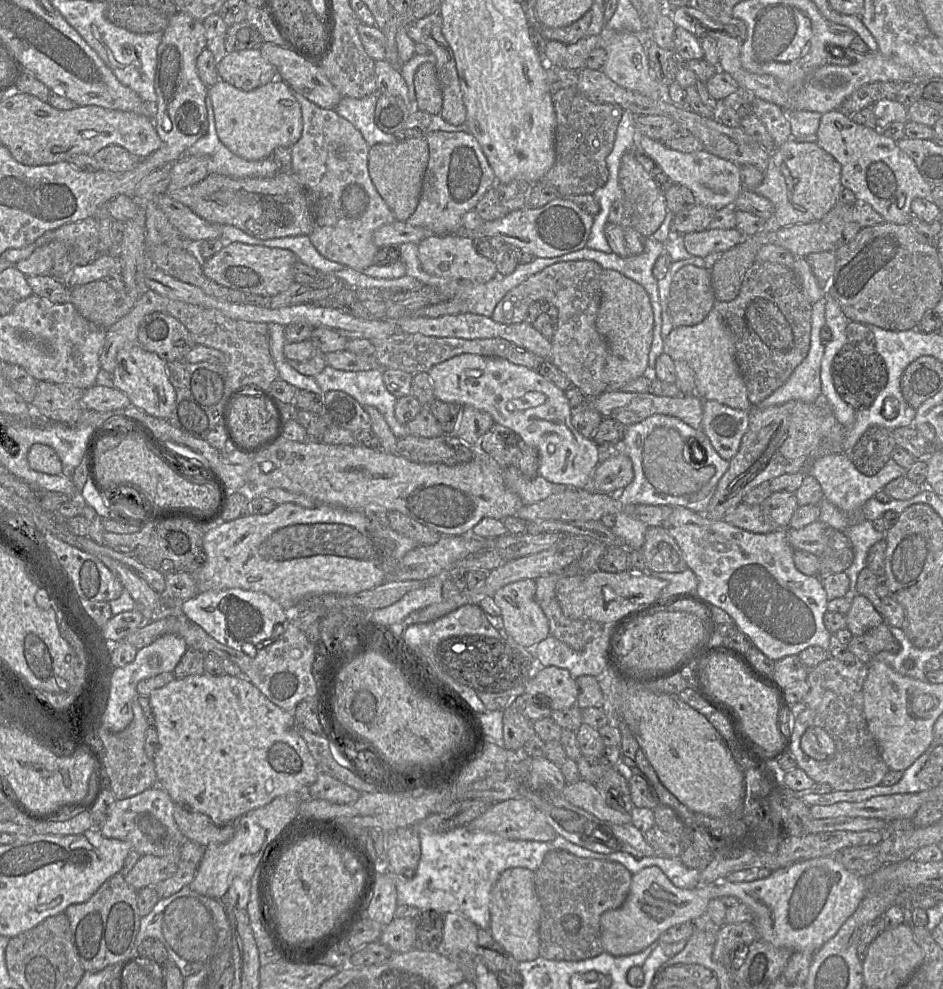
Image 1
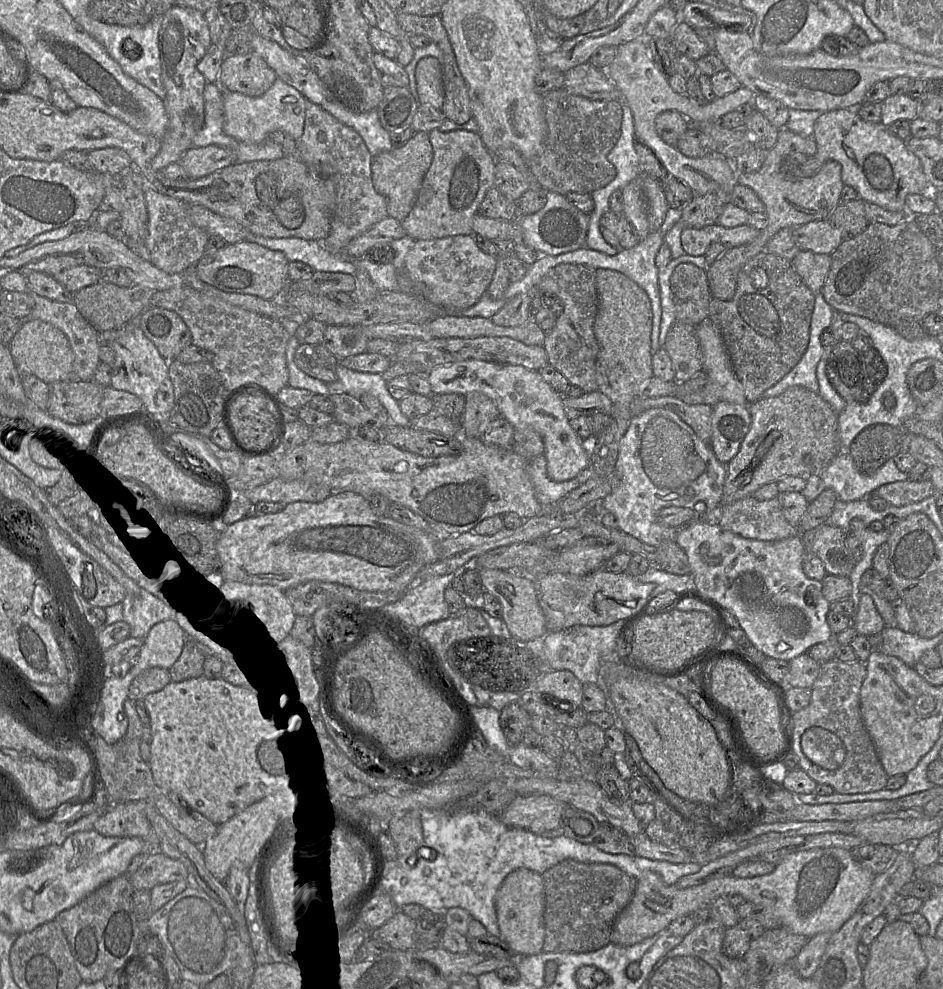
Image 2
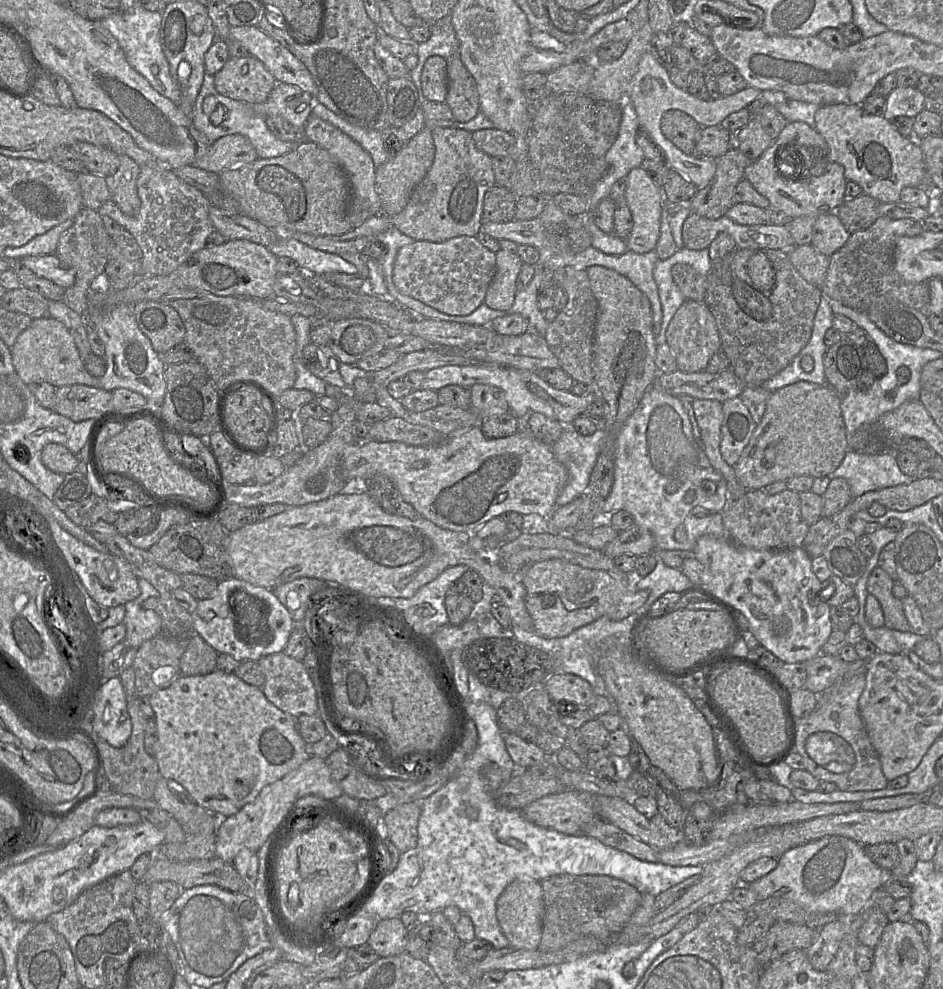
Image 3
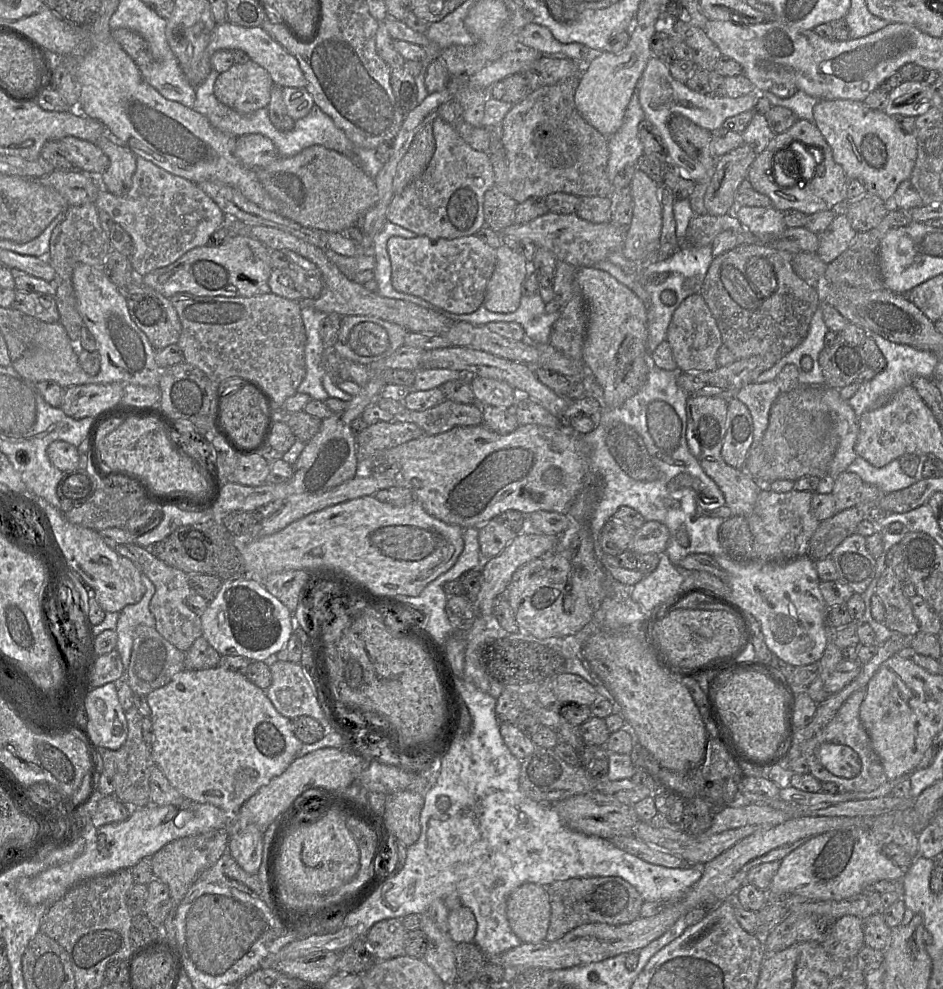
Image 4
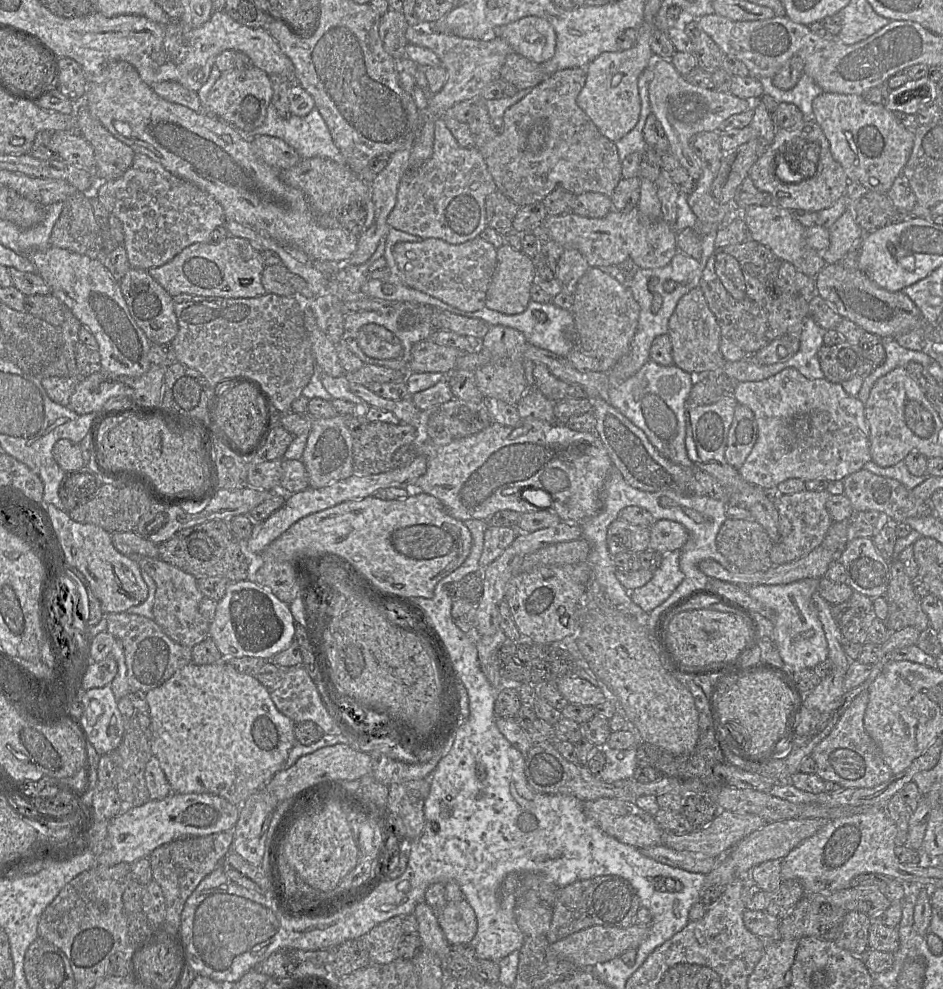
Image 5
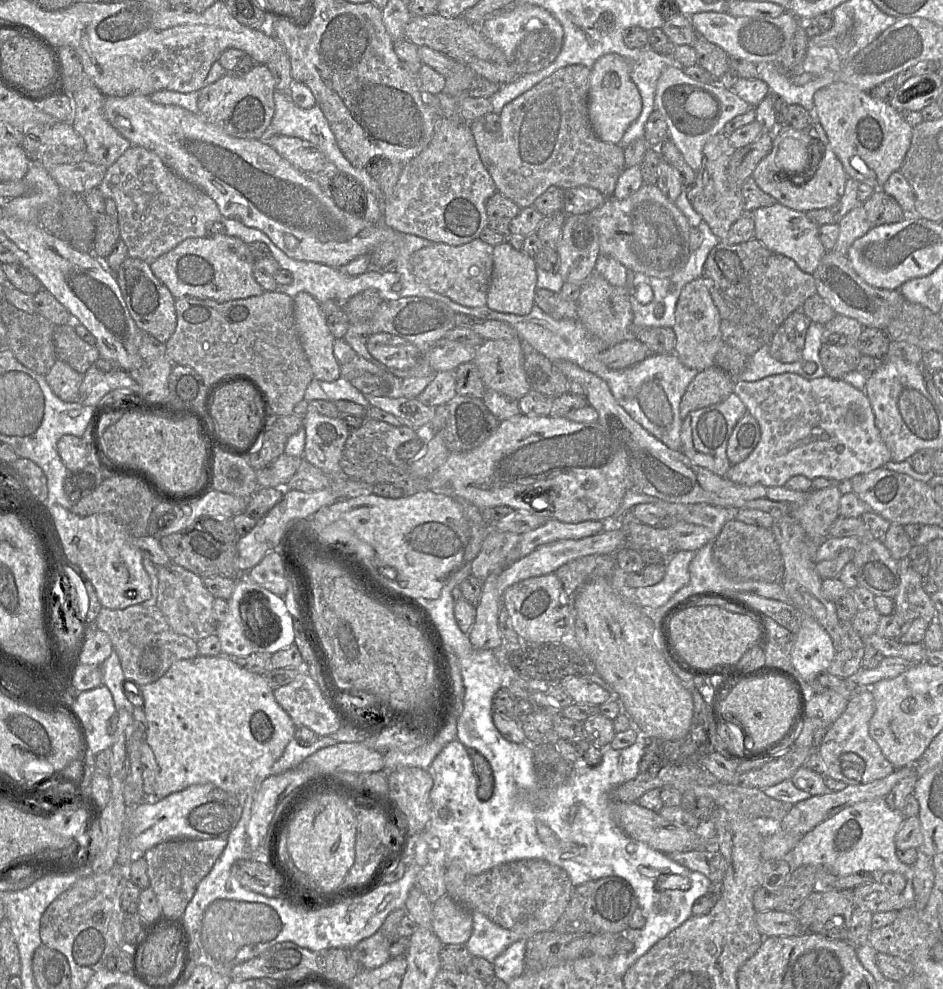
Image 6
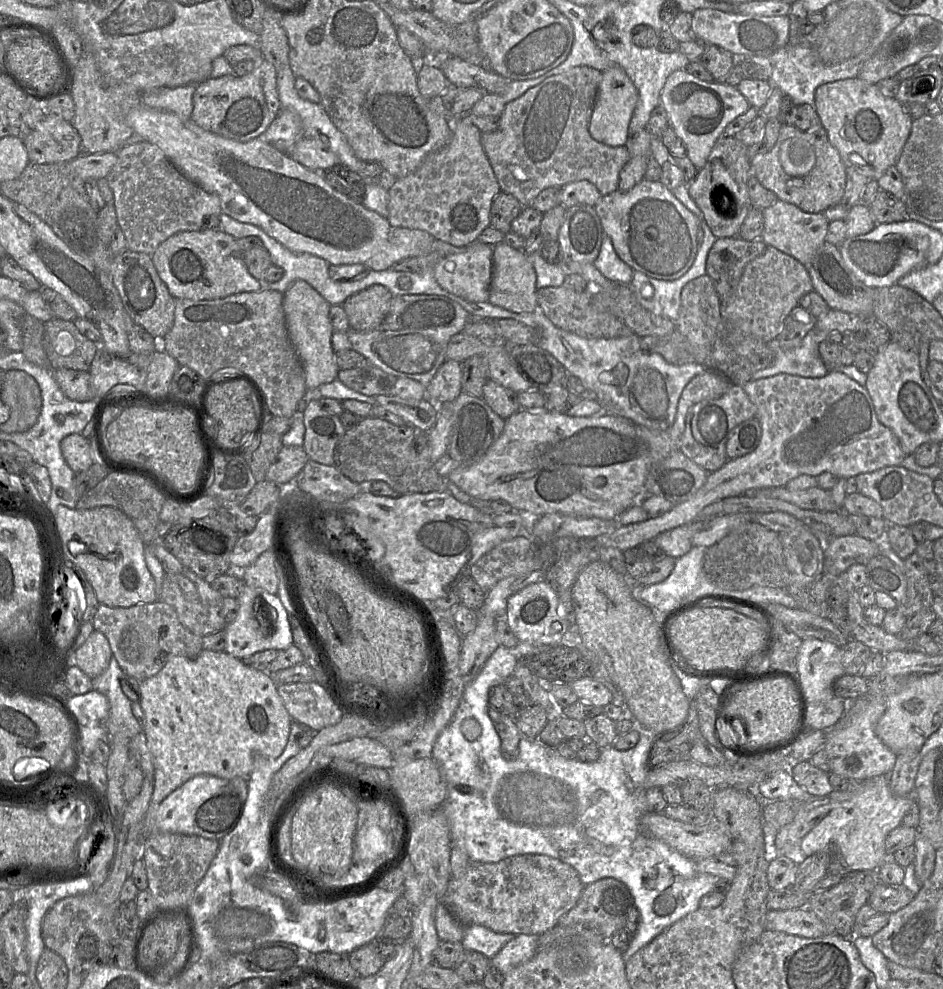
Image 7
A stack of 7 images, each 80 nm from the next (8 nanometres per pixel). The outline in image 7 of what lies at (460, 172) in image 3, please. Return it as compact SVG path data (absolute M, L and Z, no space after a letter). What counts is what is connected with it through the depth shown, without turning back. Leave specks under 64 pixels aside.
M465 116L453 119L451 124L452 137L448 144L427 155L414 172L388 184L387 219L392 226L423 230L436 240L453 246L468 246L490 226L491 203L501 190L482 147L480 130Z

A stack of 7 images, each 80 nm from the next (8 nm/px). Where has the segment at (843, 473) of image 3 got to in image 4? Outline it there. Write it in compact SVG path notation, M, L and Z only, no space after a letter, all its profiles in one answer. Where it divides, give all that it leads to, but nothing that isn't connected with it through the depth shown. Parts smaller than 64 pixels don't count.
M857 456L847 471L856 473L864 482L879 488L884 493L907 488L922 478L907 475L898 459L892 460L883 467L875 467L864 458Z

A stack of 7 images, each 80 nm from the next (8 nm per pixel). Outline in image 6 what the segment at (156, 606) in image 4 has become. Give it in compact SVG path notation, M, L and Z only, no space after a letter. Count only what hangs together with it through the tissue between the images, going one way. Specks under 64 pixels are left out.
M176 564L158 565L157 574L156 606L164 614L170 628L175 633L185 635L194 641L214 634L218 626L213 610L215 597L206 589L203 579Z

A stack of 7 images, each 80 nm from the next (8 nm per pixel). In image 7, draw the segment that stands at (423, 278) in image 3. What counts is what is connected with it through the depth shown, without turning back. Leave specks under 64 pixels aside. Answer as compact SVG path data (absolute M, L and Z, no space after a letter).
M479 241L460 253L441 258L434 267L437 283L469 302L487 302L492 277L493 246Z

